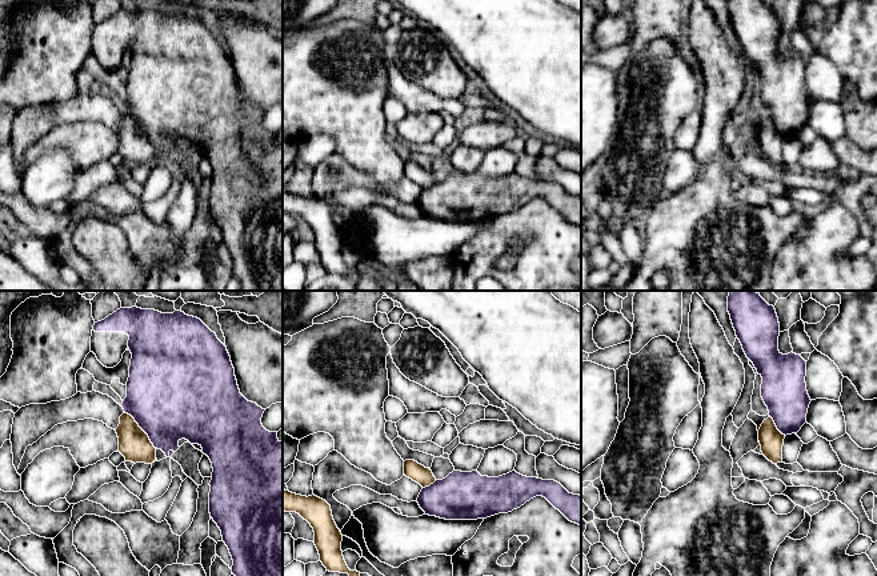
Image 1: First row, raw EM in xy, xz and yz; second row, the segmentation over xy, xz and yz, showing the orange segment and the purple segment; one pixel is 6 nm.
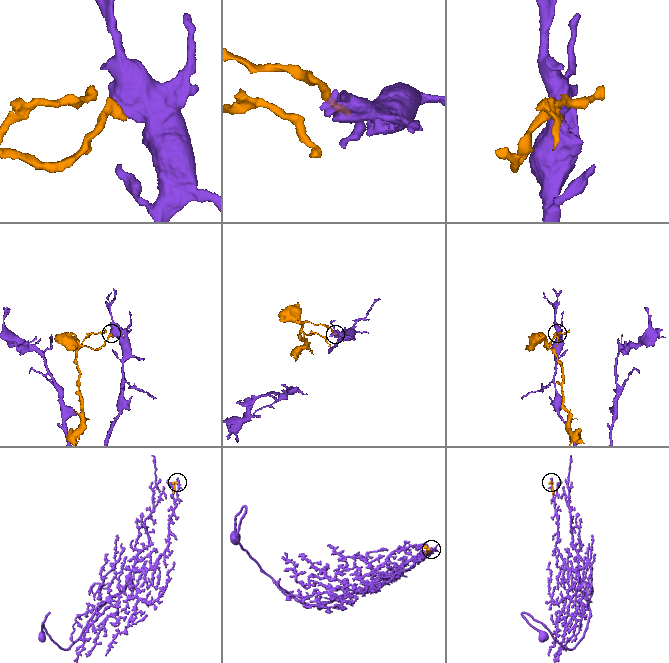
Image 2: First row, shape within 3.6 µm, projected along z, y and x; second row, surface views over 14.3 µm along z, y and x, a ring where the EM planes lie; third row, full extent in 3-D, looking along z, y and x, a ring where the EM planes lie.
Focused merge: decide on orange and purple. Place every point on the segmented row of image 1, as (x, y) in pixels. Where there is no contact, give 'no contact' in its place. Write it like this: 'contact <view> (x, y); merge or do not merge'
contact xy (141, 430); do not merge

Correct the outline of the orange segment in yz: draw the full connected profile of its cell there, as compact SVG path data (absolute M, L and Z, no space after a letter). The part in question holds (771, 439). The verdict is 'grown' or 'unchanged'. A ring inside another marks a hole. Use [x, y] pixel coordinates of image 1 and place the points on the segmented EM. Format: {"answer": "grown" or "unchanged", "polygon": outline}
{"answer": "unchanged", "polygon": "M769 416L758 429L758 441L762 455L773 464L782 463L782 445L785 435L782 435L773 419Z"}

